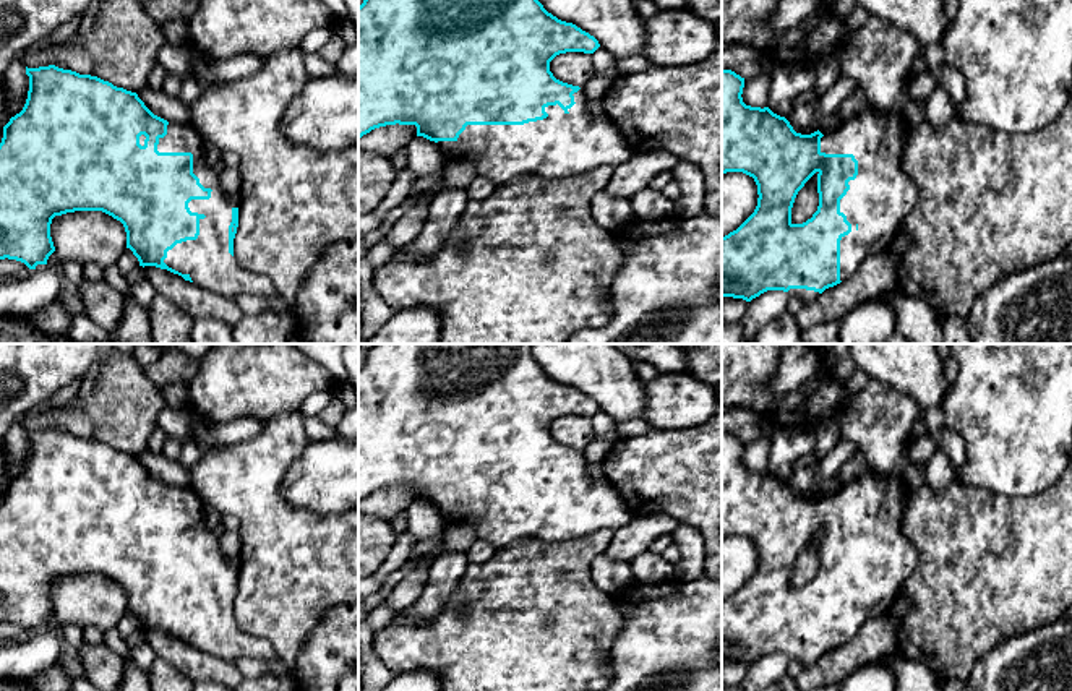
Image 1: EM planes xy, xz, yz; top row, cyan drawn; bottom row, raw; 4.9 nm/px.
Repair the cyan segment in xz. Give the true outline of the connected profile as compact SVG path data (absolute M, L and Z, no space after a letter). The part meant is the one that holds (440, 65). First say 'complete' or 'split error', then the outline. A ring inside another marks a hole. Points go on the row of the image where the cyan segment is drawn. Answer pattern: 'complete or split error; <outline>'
split error; M363 0L358 6L358 138L386 125L415 125L417 136L435 141L444 156L446 165L467 162L475 177L490 180L495 187L508 183L521 174L537 174L548 178L566 178L585 174L597 167L616 167L628 161L634 151L615 122L605 114L594 115L584 89L563 83L550 71L550 62L566 52L594 54L598 41L572 23L548 13L538 0Z

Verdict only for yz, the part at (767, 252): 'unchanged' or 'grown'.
grown

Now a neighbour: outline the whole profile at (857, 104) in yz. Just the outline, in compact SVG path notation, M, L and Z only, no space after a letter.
M856 84L853 92L837 109L838 127L848 120L861 117L869 110L869 107L871 107L871 102L864 89L860 84Z

